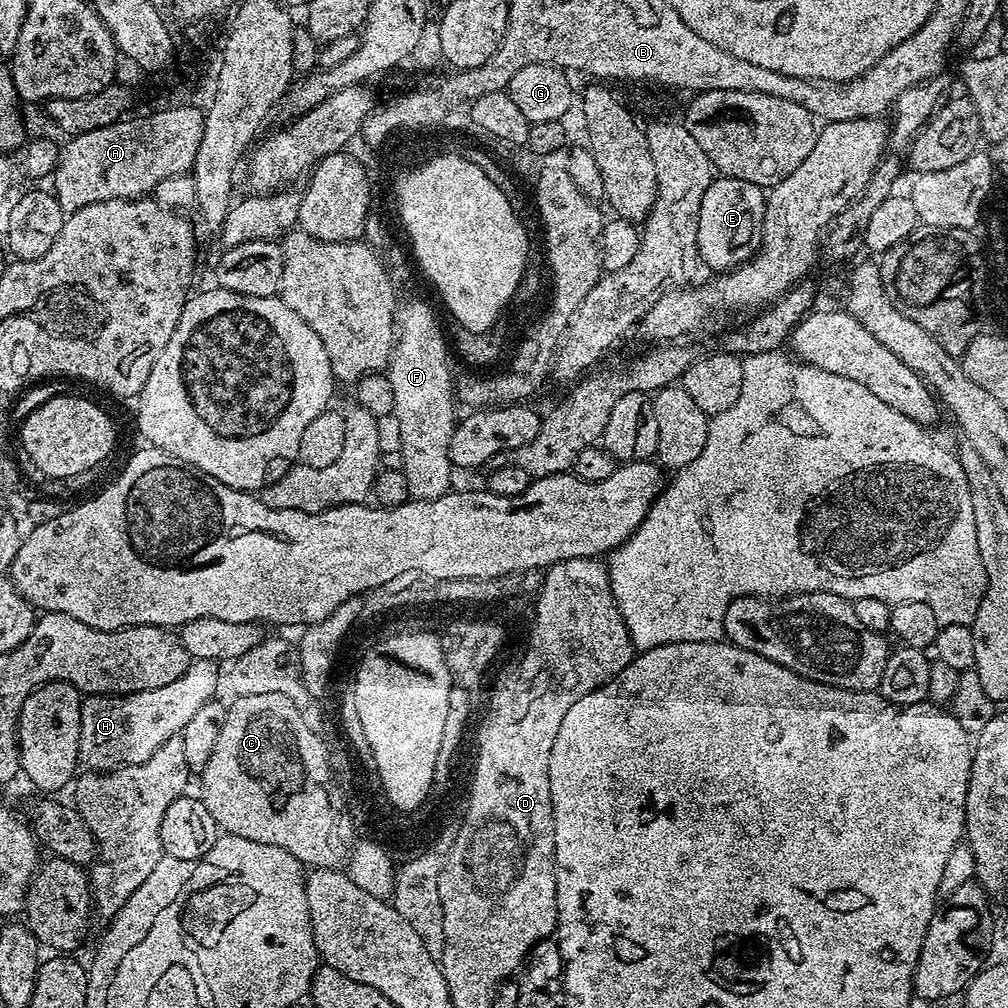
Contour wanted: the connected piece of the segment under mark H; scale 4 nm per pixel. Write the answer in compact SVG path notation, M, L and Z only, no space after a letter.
M193 660L182 678L158 690L127 692L124 696L88 696L80 705L80 764L85 769L110 772L128 764L144 764L170 738L184 731L186 722L217 695L220 676L210 660Z

